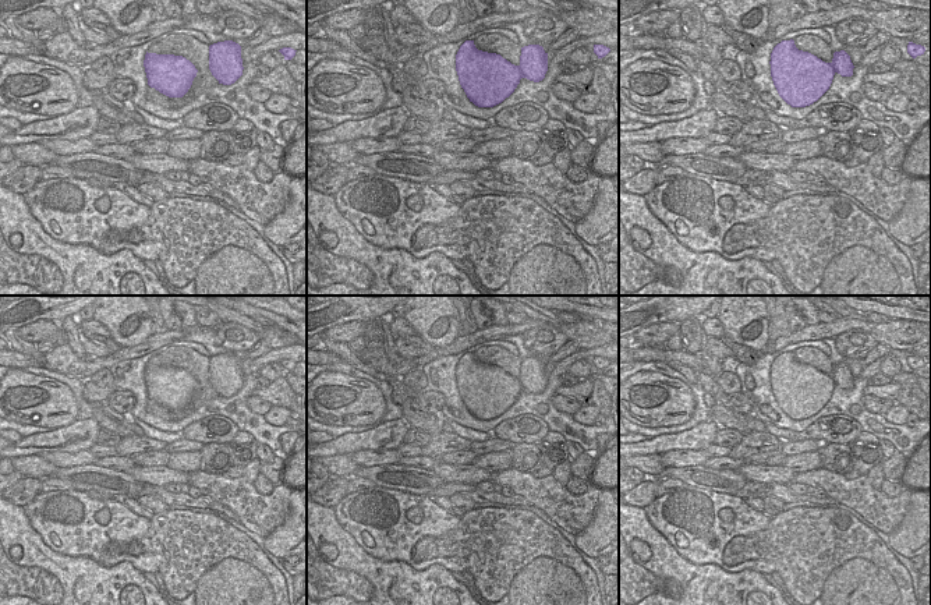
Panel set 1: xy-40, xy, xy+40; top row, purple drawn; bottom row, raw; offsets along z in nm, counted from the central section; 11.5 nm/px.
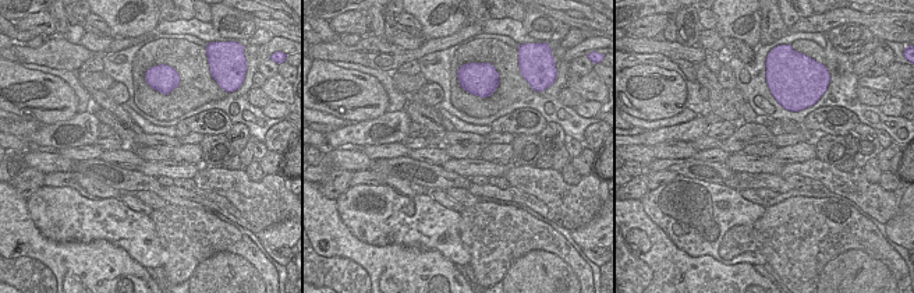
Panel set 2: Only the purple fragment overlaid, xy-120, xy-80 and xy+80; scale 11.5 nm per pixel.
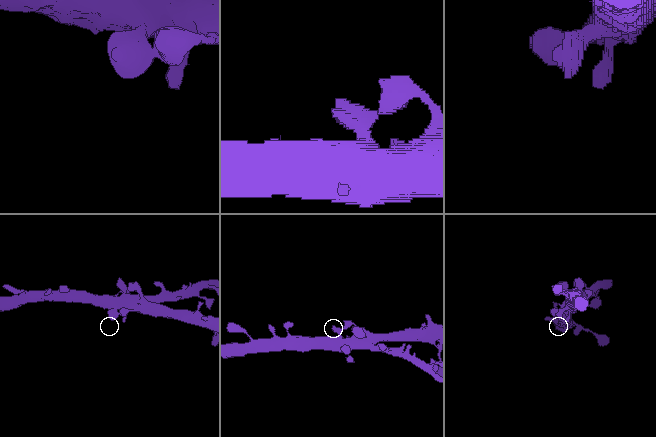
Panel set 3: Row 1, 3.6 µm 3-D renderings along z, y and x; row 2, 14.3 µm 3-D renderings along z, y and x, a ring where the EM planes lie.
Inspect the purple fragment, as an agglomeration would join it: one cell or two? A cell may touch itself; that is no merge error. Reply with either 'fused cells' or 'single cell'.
single cell

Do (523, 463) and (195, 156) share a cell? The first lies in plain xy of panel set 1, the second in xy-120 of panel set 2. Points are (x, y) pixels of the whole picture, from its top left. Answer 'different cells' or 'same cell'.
different cells

